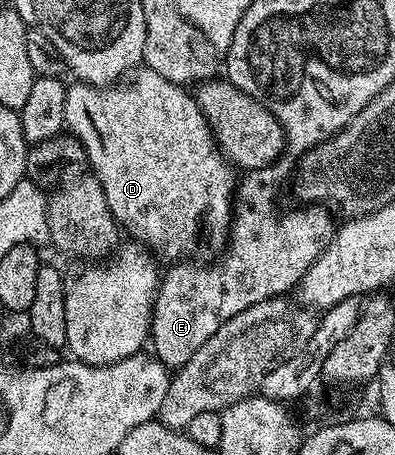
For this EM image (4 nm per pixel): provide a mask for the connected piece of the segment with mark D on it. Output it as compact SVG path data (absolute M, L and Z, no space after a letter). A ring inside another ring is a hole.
M149 69L135 70L125 81L118 81L105 87L94 87L90 83L74 81L66 88L66 127L81 141L86 153L85 162L88 166L90 165L89 170L97 177L104 189L104 197L108 201L110 212L114 215L114 222L125 230L127 227L143 243L139 243L143 248L149 249L155 256L161 257L163 255L166 259L172 259L170 261L181 260L185 256L182 255L185 251L192 250L197 245L198 234L202 230L206 230L210 235L225 236L230 230L232 204L236 199L236 175L234 179L236 168L219 151L218 142L210 131L210 126L200 109L197 98L191 92L189 95L186 91L189 90L185 86L168 81L164 77L160 77L160 73Z

